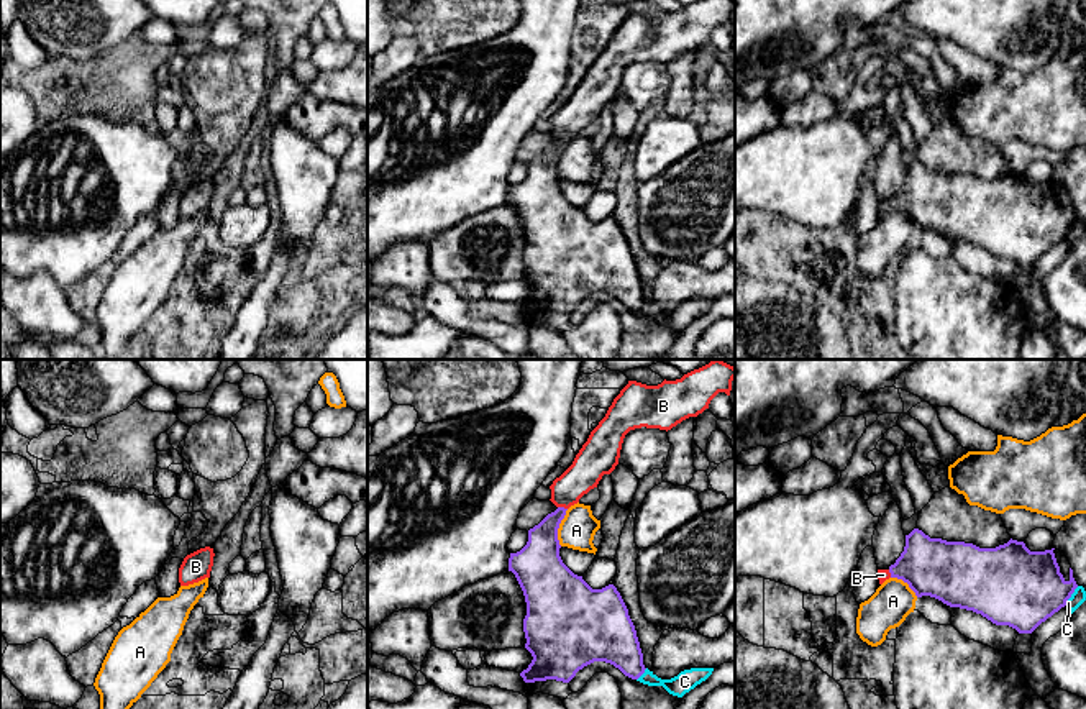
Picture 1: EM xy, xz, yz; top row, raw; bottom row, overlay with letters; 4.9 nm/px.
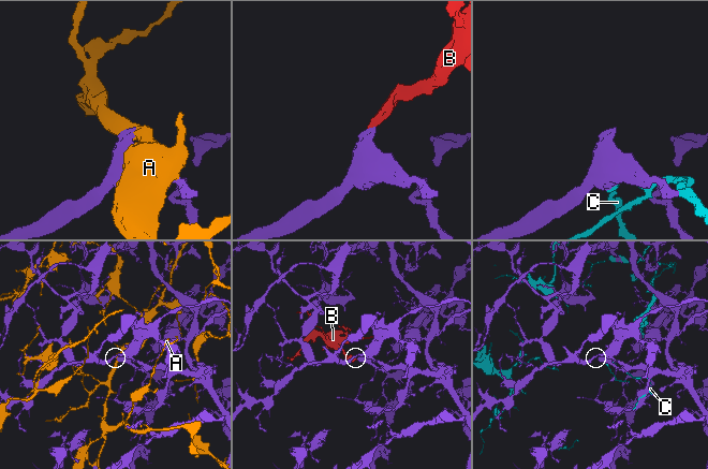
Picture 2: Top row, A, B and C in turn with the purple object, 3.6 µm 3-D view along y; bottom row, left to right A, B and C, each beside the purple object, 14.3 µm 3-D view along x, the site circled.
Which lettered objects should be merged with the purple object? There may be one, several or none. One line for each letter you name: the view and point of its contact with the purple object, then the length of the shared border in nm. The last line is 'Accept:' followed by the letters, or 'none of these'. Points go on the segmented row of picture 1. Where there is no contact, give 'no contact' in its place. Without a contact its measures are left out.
B: meets purple in xz at (563, 507); contact 50 nm long
Accept: B

